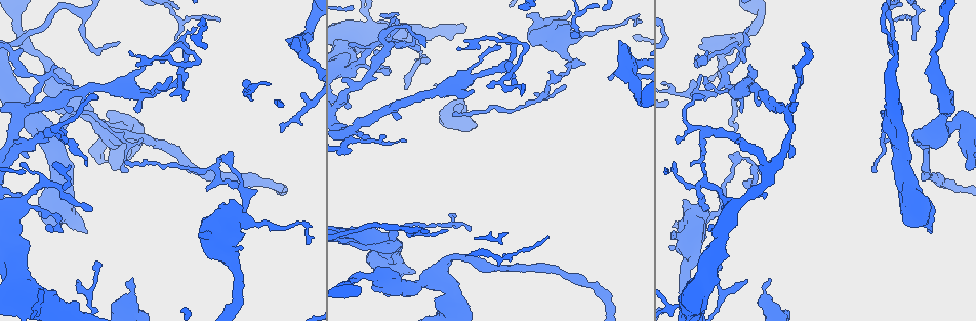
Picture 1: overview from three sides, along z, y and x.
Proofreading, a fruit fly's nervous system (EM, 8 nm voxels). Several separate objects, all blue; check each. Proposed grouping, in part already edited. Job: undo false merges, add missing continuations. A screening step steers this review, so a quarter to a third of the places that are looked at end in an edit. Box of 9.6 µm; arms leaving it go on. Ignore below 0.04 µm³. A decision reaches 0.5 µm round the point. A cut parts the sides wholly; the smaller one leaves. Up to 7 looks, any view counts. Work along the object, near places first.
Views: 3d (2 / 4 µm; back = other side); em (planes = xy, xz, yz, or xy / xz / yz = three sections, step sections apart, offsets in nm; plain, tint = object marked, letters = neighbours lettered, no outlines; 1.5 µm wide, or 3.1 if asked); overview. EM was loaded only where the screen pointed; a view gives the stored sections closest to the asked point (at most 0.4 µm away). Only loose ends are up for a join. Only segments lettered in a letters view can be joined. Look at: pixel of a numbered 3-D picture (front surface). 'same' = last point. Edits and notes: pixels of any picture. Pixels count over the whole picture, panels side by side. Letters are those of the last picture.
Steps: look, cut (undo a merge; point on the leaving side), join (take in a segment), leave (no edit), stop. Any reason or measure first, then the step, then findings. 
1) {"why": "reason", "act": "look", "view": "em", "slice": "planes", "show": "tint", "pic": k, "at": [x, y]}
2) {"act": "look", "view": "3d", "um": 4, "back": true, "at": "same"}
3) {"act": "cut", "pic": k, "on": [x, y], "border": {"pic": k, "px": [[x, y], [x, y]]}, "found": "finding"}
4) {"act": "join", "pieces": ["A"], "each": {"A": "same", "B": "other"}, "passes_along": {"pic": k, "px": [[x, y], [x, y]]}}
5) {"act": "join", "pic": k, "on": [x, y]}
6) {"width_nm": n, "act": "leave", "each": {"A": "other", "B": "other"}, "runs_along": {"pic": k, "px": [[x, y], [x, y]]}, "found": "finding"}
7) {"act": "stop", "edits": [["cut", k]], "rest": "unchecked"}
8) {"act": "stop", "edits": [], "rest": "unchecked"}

{"why": "abrupt turn", "act": "look", "view": "em", "slice": "planes", "show": "plain", "pic": 1, "at": [177, 41]}

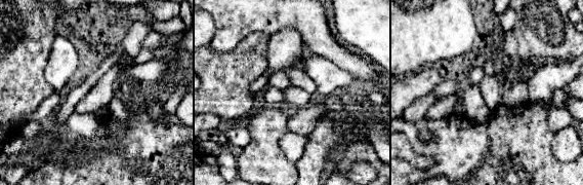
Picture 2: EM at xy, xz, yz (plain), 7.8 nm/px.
{"act": "look", "view": "em", "slice": "planes", "show": "tint", "at": "same"}

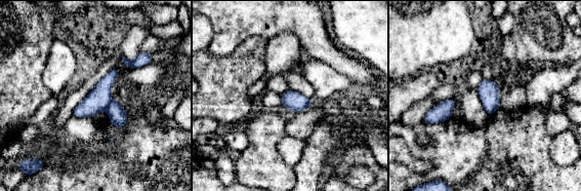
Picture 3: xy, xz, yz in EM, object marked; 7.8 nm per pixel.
{"act": "look", "view": "em", "slice": "planes", "show": "letters", "at": "same"}

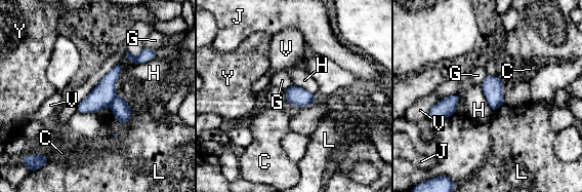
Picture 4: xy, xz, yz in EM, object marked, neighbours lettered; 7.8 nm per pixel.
{"act": "cut", "pic": 4, "on": [102, 96], "each": {"C": "other", "G": "other", "H": "other", "J": "other", "L": "other", "V": "other", "Y": "other"}, "border": {"pic": 4, "px": [[116, 96], [110, 106]]}, "found": "a second neuron is stuck on"}

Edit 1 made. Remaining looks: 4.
{"act": "look", "view": "overview"}

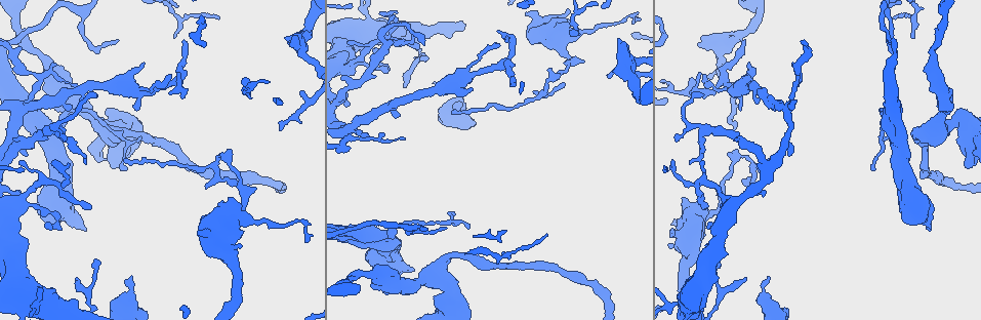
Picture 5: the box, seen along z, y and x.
{"why": "free end", "act": "look", "view": "em", "slice": "xz", "step": 8, "show": "letters", "pic": 5, "at": [887, 136]}

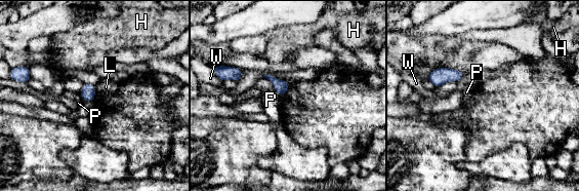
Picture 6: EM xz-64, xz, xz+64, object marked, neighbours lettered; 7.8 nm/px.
{"why": "another direction", "act": "look", "view": "em", "slice": "planes", "show": "letters", "at": "same"}

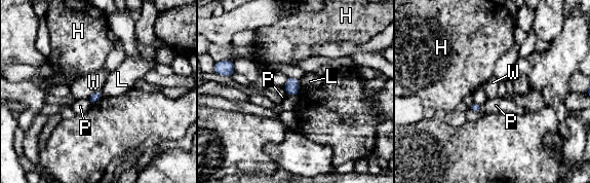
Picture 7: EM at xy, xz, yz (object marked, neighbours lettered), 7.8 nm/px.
{"act": "leave", "each": {"H": "other", "L": "other", "P": "other", "W": "other"}, "border": {"pic": 7, "px": [[100, 89], [87, 98]]}, "found": "no lettered segment goes on from it"}

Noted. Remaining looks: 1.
{"act": "stop", "edits": [["cut", 4]], "rest": "unchecked"}

